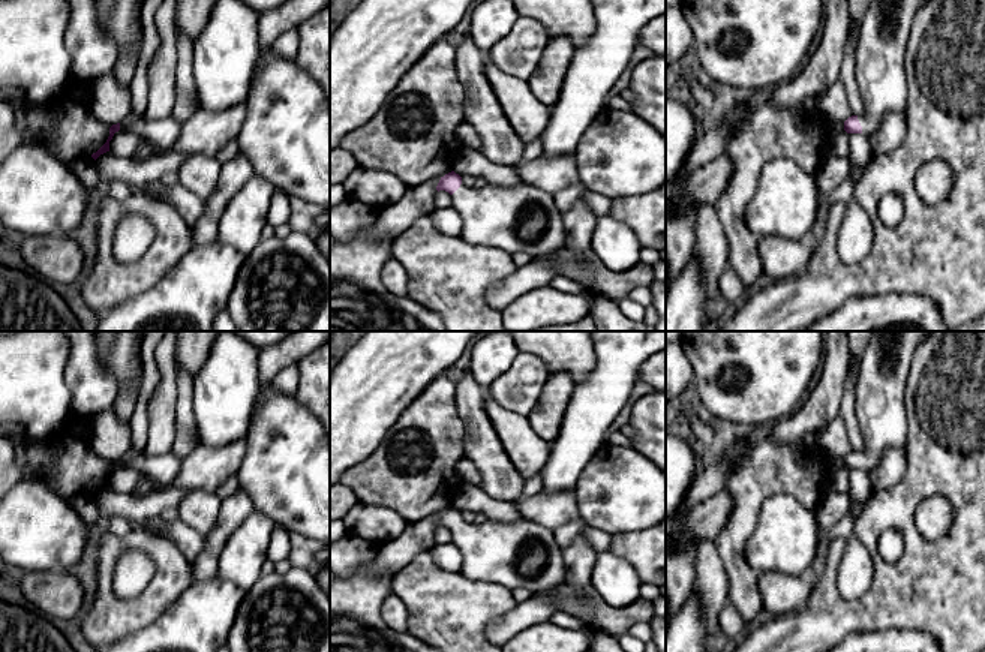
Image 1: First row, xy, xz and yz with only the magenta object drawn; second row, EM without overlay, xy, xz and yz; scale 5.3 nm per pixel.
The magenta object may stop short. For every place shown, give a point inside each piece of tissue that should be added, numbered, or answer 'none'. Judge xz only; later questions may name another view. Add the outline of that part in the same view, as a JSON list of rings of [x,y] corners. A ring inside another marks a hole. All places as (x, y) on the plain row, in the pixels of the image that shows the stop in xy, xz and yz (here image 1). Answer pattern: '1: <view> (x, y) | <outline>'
1: xz (523, 553) | [[[520,517],[511,523],[486,520],[477,525],[462,519],[453,529],[453,537],[463,556],[460,574],[466,579],[505,586],[510,591],[523,588],[532,594],[546,592],[565,582],[567,568],[553,529],[534,520]]]

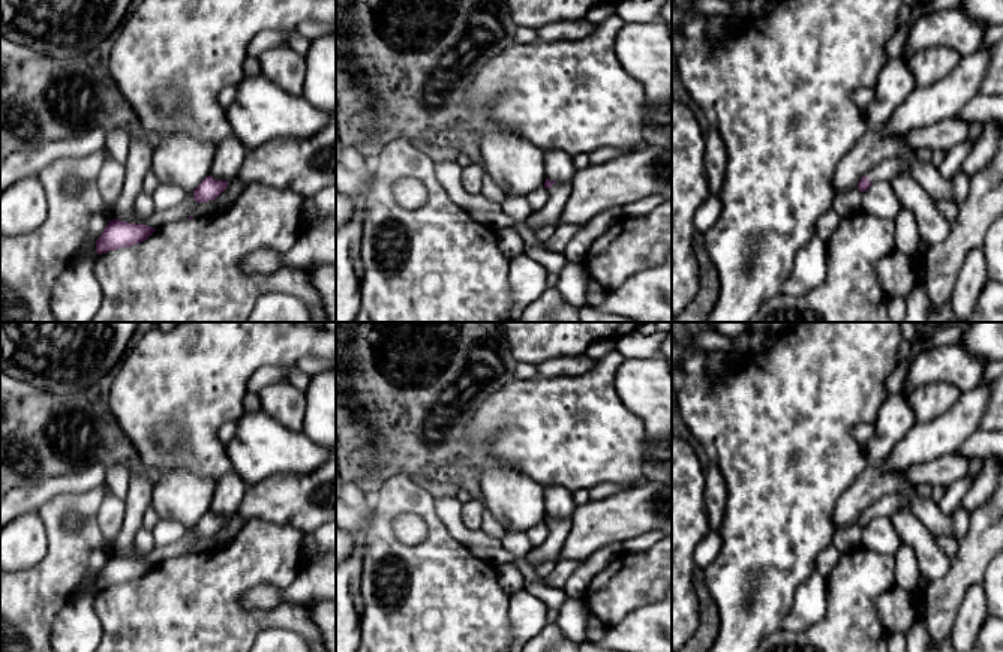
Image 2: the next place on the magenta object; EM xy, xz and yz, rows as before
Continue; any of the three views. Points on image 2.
1: yz (889, 504) | [[[886,495],[871,504],[865,513],[871,516],[871,520],[876,517],[891,517],[894,513],[897,513],[901,508],[909,507],[909,501],[901,495]]]

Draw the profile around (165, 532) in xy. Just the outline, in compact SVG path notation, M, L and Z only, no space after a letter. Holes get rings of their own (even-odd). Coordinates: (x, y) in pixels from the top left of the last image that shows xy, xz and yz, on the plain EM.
M160 520L151 531L154 547L165 547L181 540L187 529L177 522L163 522Z

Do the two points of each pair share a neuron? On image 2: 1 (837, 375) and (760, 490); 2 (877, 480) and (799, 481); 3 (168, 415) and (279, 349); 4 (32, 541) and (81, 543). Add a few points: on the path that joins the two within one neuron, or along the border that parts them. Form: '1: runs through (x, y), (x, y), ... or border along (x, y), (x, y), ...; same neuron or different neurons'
1: runs through (808, 403), (786, 435), (786, 462); same neuron
2: border along (870, 465), (844, 492), (835, 510); different neurons
3: runs through (195, 388), (234, 349), (252, 349); same neuron
4: border along (36, 511), (45, 529), (47, 553), (26, 570); different neurons

